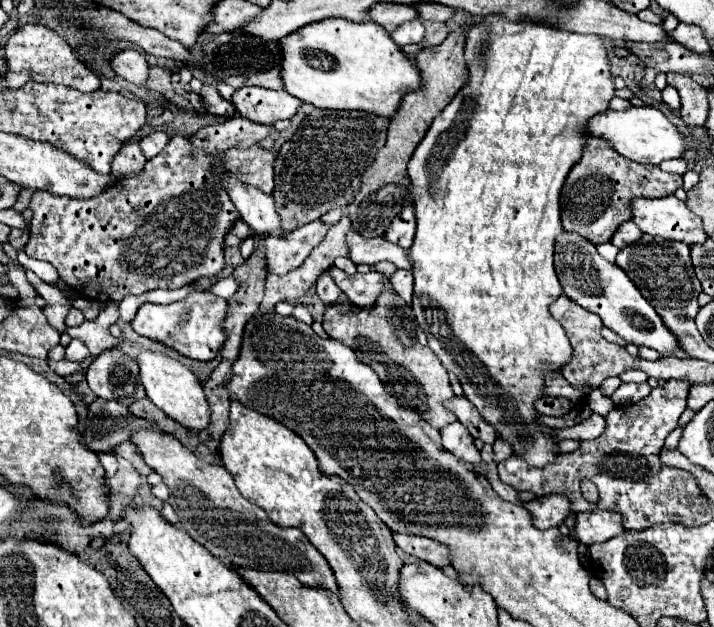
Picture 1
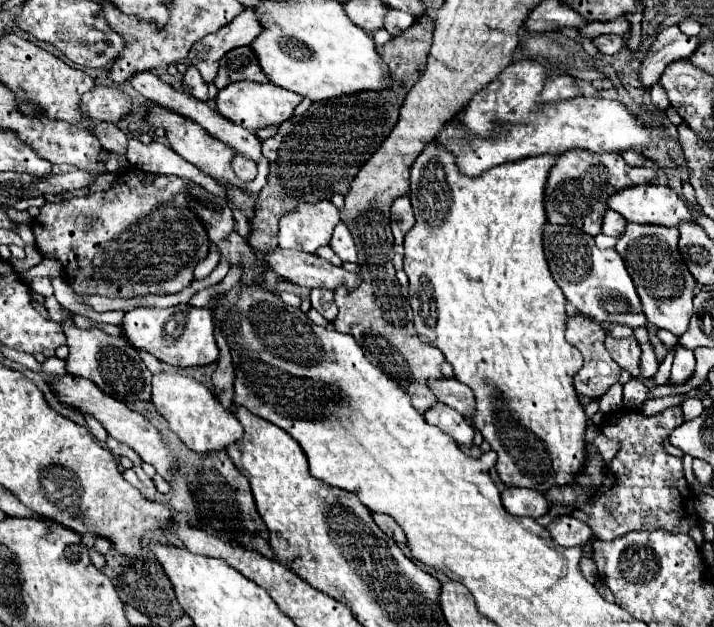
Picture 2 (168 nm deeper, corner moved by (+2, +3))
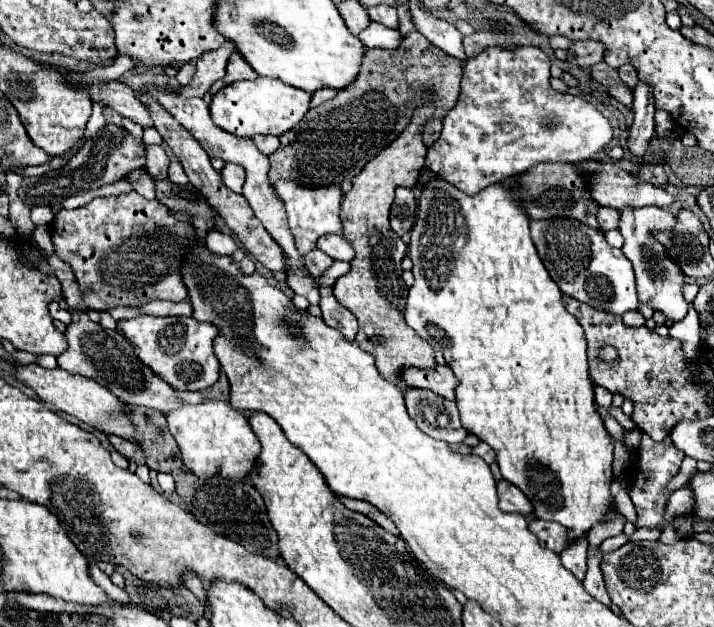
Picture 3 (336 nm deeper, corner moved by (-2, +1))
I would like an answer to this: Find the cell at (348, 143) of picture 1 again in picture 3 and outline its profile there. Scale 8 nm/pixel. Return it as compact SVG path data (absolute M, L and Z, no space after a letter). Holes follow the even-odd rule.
M418 31L404 35L400 47L396 49L366 49L366 59L358 79L346 89L340 89L334 99L310 109L296 127L286 131L286 135L280 135L280 147L270 155L270 173L268 173L270 183L276 183L278 179L292 179L302 183L304 187L330 187L340 185L346 177L350 179L356 177L370 159L374 159L404 131L404 127L410 123L412 111L420 105L420 99L426 91L436 93L436 113L434 119L428 121L428 141L426 141L426 145L432 145L434 139L438 139L440 135L444 115L458 101L460 77L462 77L460 61L446 61L446 53L436 45L432 45Z

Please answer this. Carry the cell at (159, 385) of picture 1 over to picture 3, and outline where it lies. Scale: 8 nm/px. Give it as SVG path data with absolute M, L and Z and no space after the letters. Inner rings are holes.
M204 399L196 405L180 401L180 407L168 411L166 419L170 433L182 451L182 461L194 475L202 479L222 475L232 481L240 481L254 467L260 453L260 441L250 429L248 419L232 405L218 399Z

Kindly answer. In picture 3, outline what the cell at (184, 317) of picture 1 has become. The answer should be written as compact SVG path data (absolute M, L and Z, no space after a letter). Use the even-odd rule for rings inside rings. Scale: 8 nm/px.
M138 315L134 319L118 321L116 329L132 343L142 363L146 363L168 385L176 389L198 391L218 381L220 363L212 349L212 343L218 337L218 331L212 323L202 323L202 321L196 321L194 317Z

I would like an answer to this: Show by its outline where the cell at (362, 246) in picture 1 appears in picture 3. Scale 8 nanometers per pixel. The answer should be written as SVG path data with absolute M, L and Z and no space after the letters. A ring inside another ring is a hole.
M338 233L338 235L324 235L322 239L318 239L318 249L328 253L336 261L350 261L350 259L354 259L354 249L350 247L350 241L346 241L346 237L342 233Z

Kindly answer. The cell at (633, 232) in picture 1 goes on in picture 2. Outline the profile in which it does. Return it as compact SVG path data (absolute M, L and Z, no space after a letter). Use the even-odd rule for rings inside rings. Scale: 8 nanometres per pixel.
M608 209L602 219L602 233L610 237L620 237L624 229L626 229L626 219L620 213L614 213L612 209Z

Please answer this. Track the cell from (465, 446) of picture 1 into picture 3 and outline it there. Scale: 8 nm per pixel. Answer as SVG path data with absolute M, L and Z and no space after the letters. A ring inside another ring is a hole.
M408 389L404 393L408 415L418 423L418 427L434 437L448 443L460 443L466 439L468 431L460 421L460 413L454 401L442 399L428 389Z

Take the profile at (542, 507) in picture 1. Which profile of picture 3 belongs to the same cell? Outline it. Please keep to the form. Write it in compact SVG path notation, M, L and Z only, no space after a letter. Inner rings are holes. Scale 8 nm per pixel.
M500 481L498 483L498 499L500 499L500 509L502 511L508 511L508 513L520 513L520 515L528 515L532 513L532 505L528 503L526 495L514 487L512 483L508 481Z

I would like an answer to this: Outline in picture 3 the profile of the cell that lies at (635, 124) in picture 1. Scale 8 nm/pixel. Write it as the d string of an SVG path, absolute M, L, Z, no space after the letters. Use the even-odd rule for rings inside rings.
M490 47L464 63L460 97L444 117L438 141L428 147L426 169L456 185L464 193L474 195L492 183L518 177L538 163L586 161L604 151L614 137L610 119L582 97L554 91L550 87L550 67L548 55L538 47L516 47L516 51Z

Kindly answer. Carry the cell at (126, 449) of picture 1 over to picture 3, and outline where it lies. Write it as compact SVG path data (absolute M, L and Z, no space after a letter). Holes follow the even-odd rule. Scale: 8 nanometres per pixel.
M110 435L108 441L110 441L110 445L112 445L120 455L124 455L126 459L130 459L130 457L134 455L134 451L136 451L134 443L130 443L130 441L122 439L122 437L114 437L114 435Z

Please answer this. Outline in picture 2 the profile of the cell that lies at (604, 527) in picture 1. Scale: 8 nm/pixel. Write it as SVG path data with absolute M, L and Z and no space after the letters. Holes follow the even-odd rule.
M568 515L556 517L550 525L546 525L546 531L552 535L552 539L560 547L582 545L594 537L592 529L584 521L580 521L576 517L568 517Z

